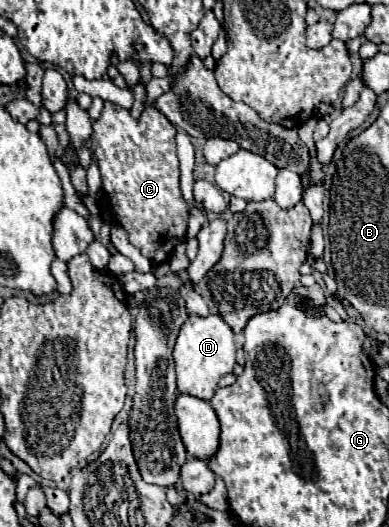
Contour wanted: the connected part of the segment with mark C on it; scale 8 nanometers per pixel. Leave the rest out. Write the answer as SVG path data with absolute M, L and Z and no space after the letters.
M105 102L103 110L101 110L101 116L99 116L97 120L91 120L91 126L93 126L93 134L91 134L91 138L87 140L87 148L91 150L91 154L93 154L95 160L97 160L97 166L99 166L99 172L101 172L101 190L107 192L107 194L103 194L103 204L101 204L103 212L109 212L109 214L115 218L115 224L119 222L119 226L125 228L125 232L127 232L127 236L129 236L129 242L131 242L135 248L139 248L141 254L151 260L151 264L161 264L161 262L165 262L165 260L169 258L169 254L175 250L175 246L183 242L185 232L187 232L187 202L185 202L185 198L183 198L181 192L179 192L179 160L177 160L177 150L175 150L175 126L173 126L155 106L149 106L147 110L143 110L143 114L141 114L139 118L133 118L129 110L113 104L113 102Z

